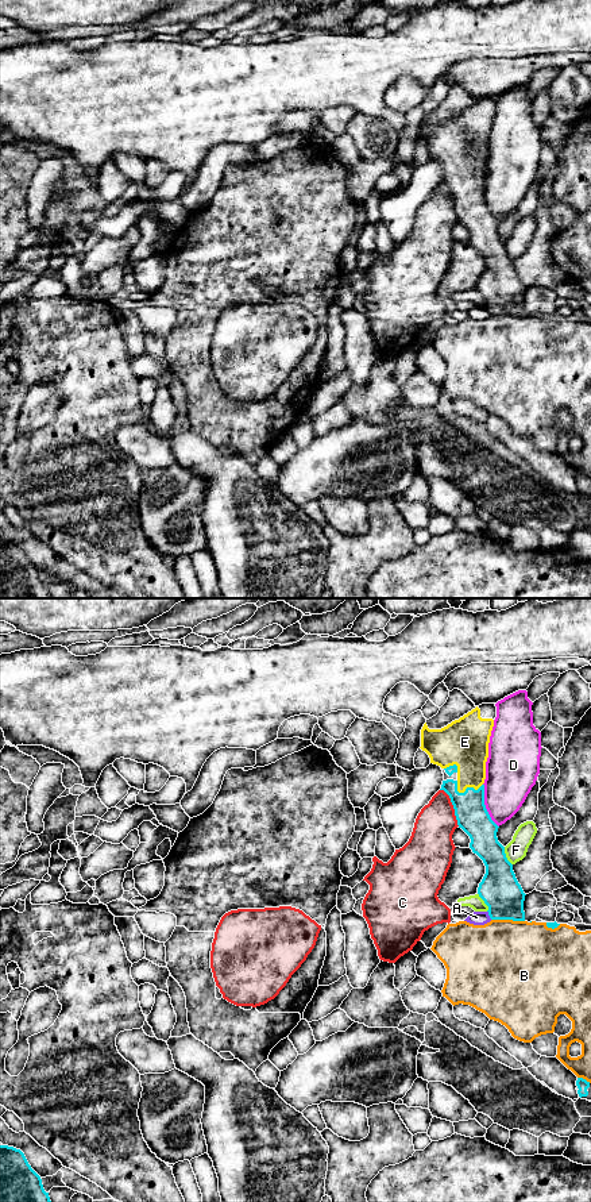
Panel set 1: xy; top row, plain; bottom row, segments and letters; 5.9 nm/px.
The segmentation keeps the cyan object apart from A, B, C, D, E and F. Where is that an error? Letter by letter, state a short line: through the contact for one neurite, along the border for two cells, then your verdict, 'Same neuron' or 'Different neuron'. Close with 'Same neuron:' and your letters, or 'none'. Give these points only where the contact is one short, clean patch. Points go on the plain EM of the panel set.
A: Different neuron
B: Different neuron
C: Different neuron
D: Line: xy (483, 178), (485, 203), (498, 222). Different neuron
E: Line: xy (472, 212), (468, 200), (468, 183), (466, 141). Same neuron
F: Different neuron
Same neuron: E

